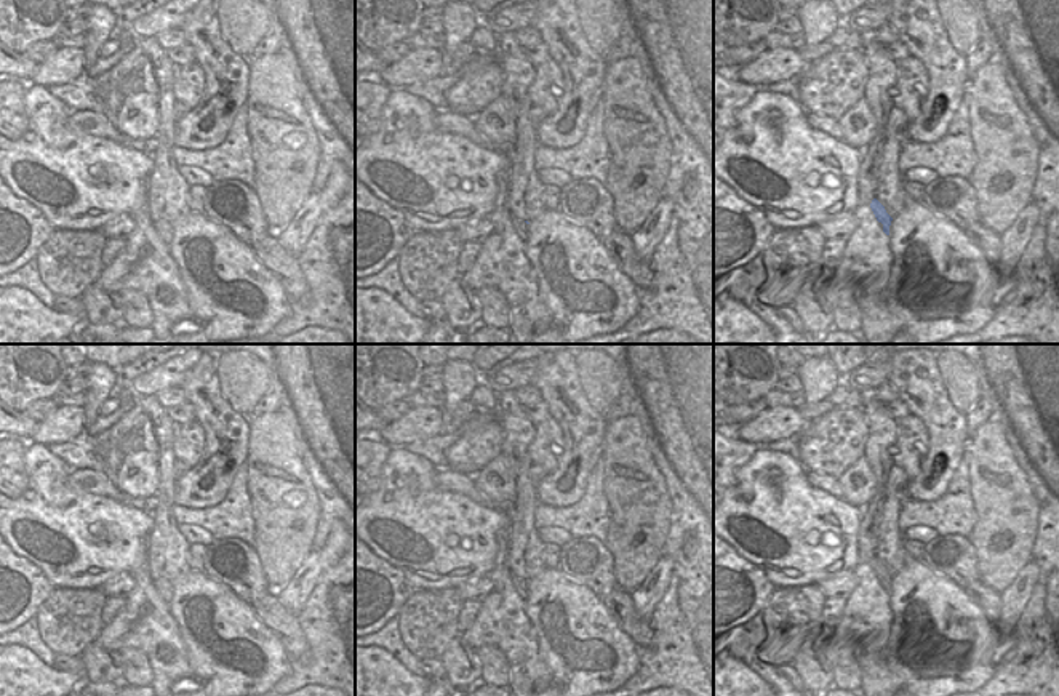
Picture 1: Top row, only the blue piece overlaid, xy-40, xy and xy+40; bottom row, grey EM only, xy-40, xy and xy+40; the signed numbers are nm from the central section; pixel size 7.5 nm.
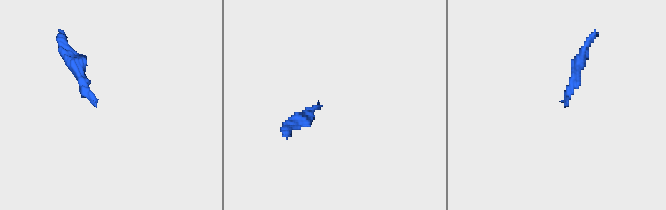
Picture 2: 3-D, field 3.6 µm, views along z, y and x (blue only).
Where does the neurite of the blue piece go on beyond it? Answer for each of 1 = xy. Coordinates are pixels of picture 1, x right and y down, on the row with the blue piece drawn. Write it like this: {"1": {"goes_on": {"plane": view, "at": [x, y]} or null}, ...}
{"1": {"goes_on": {"plane": "xy", "at": [520, 226]}}}

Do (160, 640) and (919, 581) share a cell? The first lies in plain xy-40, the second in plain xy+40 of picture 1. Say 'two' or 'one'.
two

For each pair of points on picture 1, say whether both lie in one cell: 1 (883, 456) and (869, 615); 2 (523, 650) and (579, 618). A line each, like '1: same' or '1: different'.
1: same
2: different

